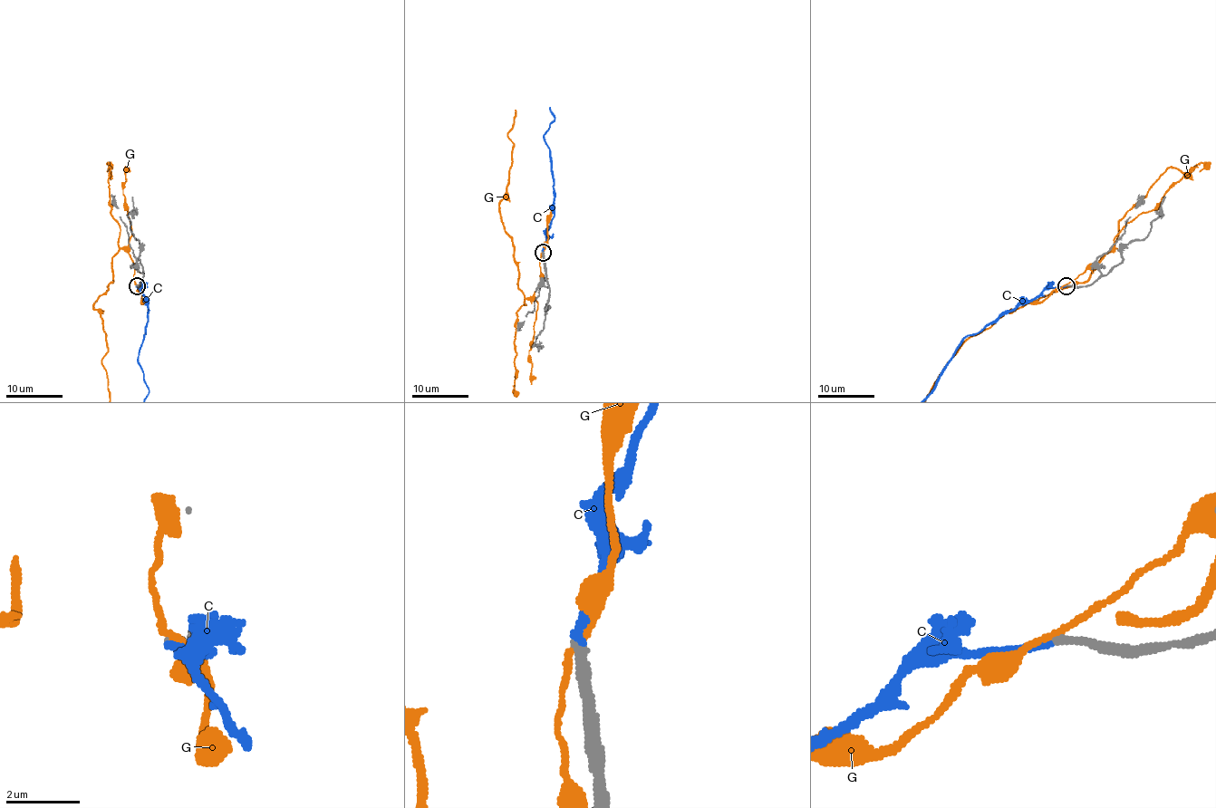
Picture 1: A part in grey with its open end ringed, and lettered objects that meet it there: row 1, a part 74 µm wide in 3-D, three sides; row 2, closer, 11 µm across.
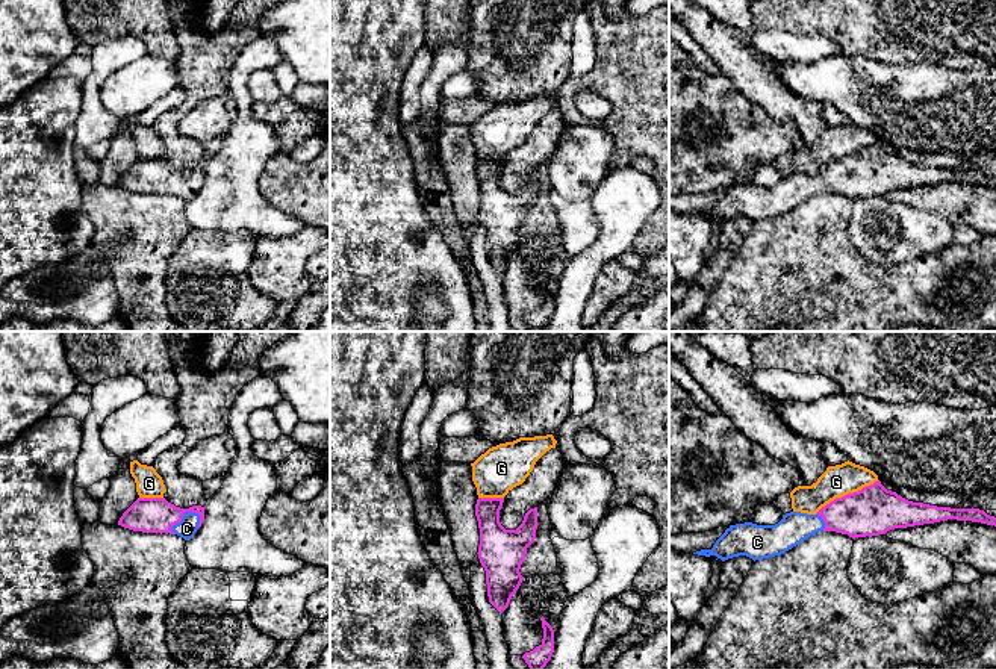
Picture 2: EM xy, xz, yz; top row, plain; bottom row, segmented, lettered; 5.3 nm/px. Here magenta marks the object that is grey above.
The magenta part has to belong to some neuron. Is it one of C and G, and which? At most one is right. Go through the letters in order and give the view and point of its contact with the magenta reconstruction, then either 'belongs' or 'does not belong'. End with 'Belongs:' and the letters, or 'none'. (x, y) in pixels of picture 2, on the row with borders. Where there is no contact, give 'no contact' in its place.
C: contact xy (183, 512); belongs
G: contact yz (848, 494); does not belong
Belongs: C

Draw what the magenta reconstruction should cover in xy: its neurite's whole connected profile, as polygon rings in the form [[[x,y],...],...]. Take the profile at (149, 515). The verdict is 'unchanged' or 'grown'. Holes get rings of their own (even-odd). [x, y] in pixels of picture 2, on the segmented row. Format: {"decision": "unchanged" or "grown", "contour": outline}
{"decision": "grown", "contour": [[[138,498],[120,518],[118,525],[142,533],[170,533],[191,539],[204,521],[204,507],[180,509],[165,498]]]}

